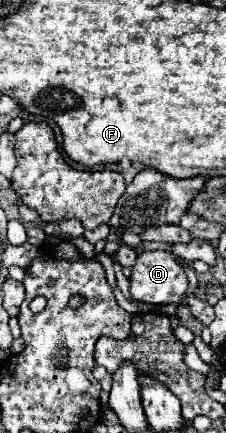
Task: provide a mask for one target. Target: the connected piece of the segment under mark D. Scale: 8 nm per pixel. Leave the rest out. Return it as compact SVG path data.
M168 251L142 253L130 275L132 299L152 305L178 305L188 289L184 265Z

